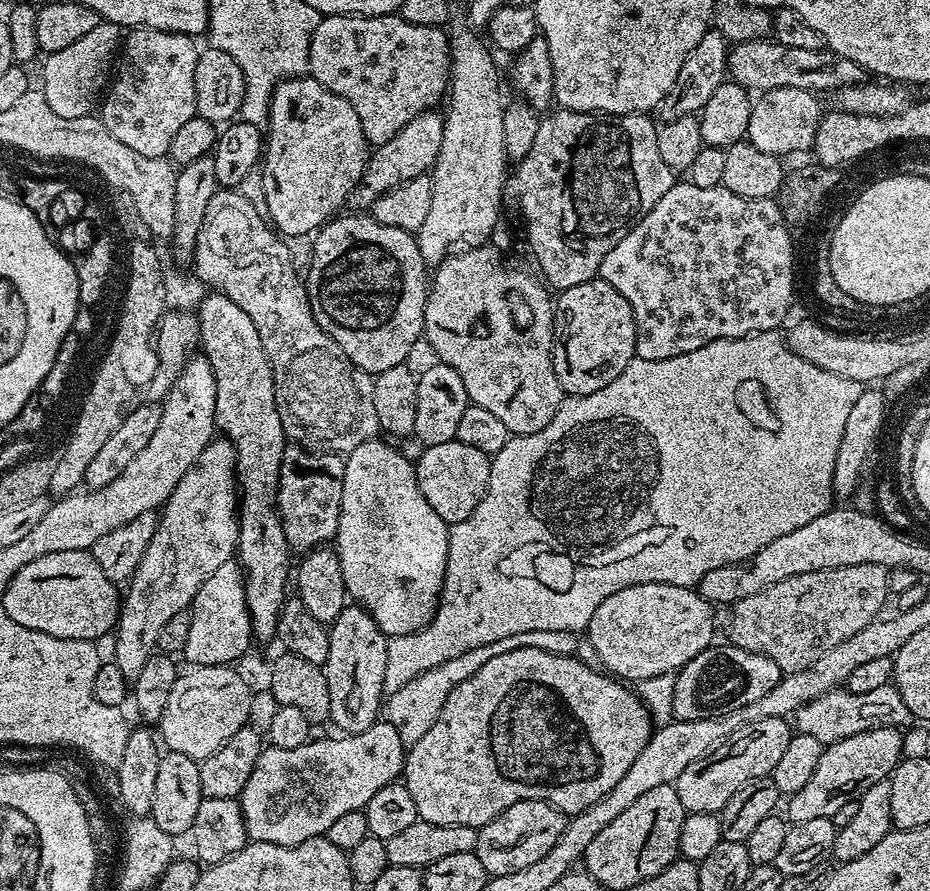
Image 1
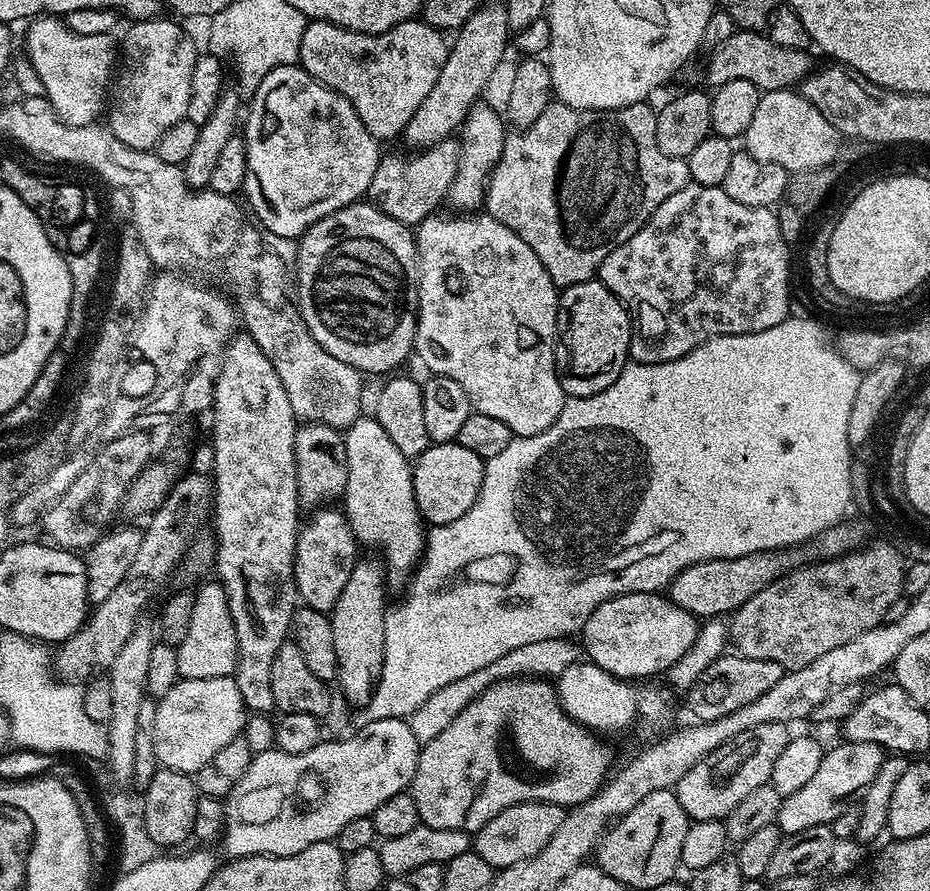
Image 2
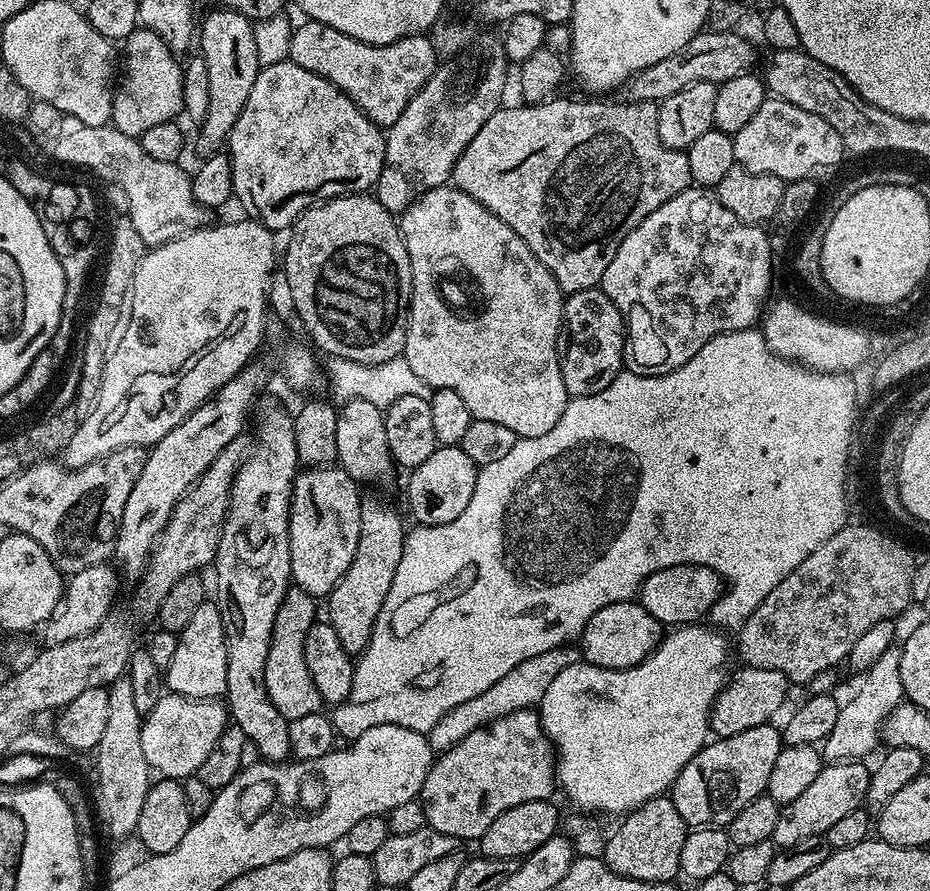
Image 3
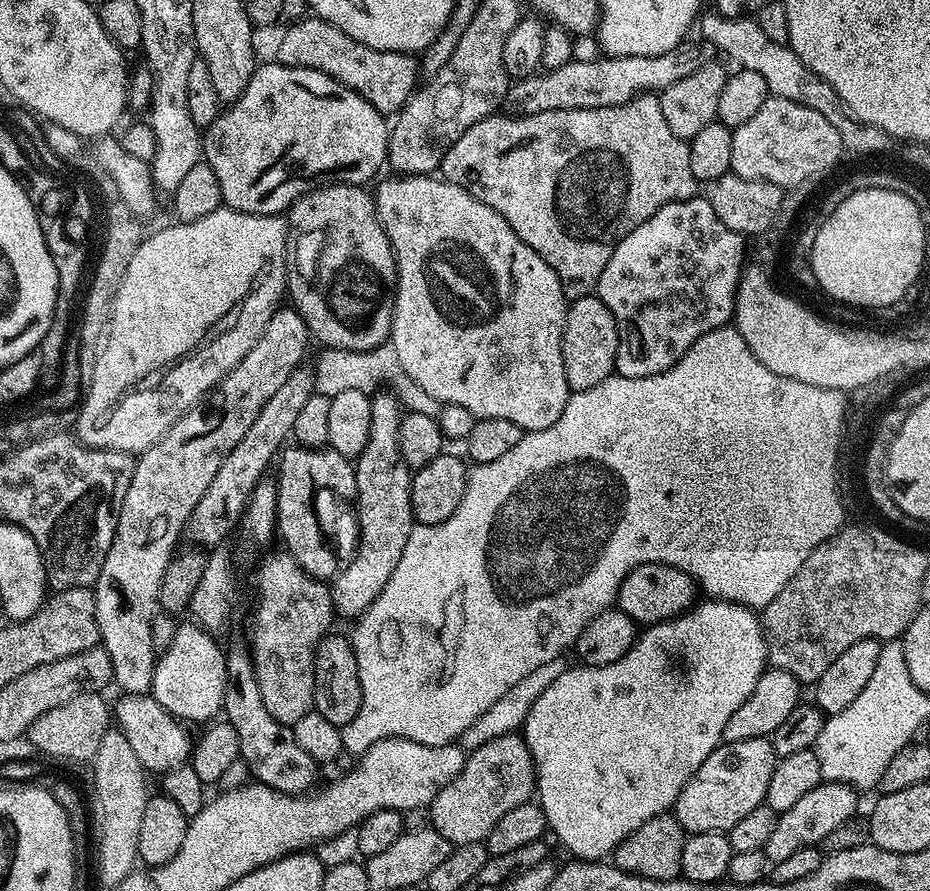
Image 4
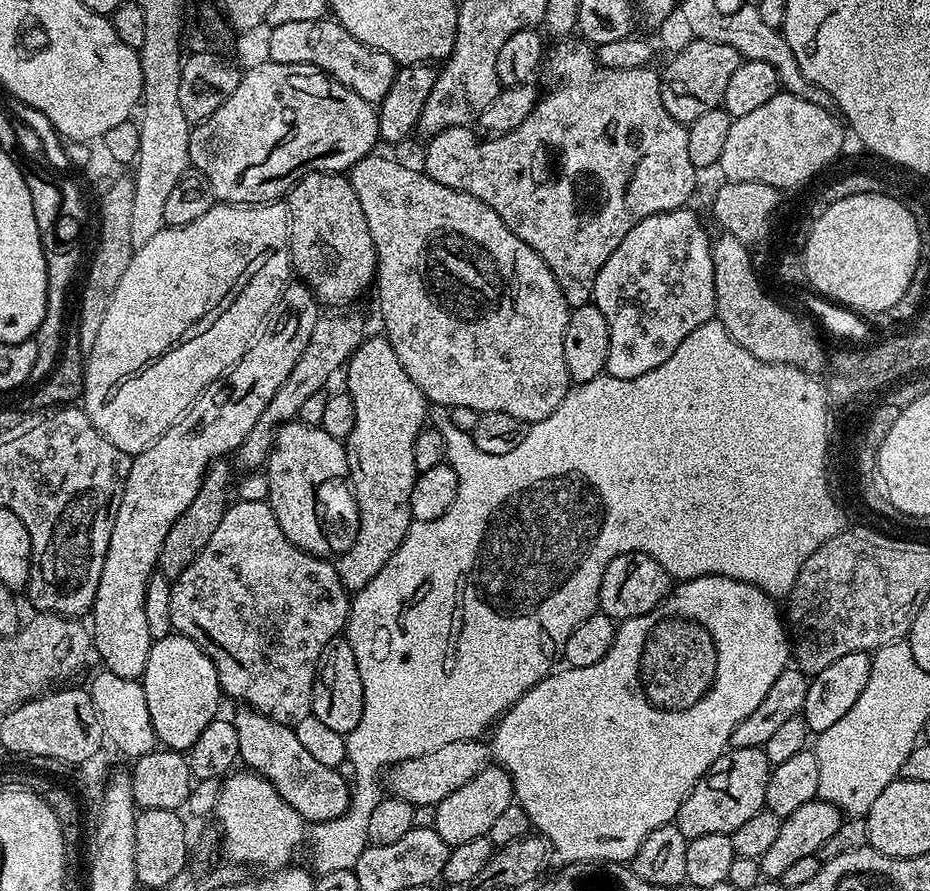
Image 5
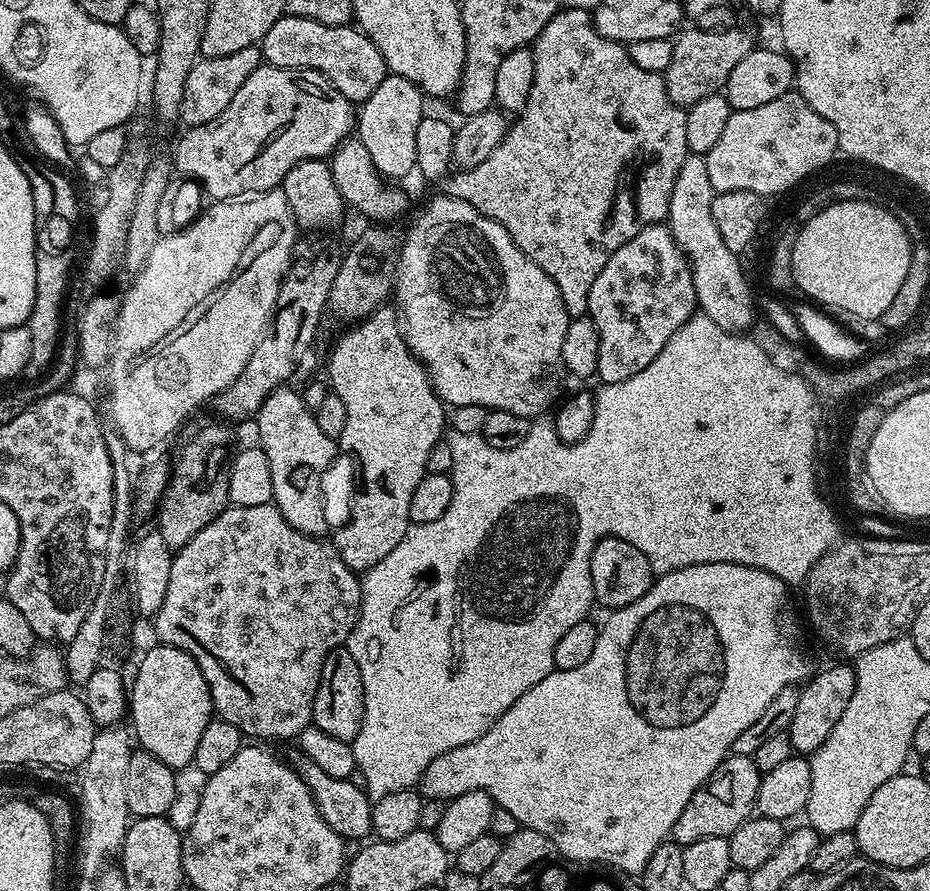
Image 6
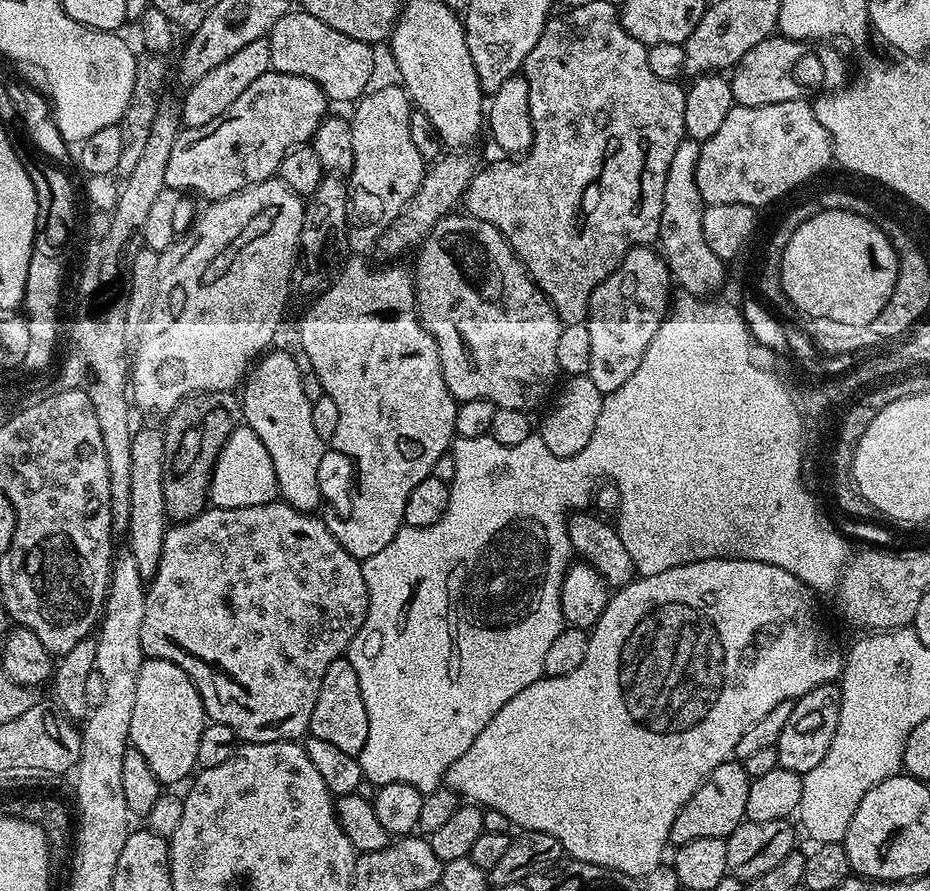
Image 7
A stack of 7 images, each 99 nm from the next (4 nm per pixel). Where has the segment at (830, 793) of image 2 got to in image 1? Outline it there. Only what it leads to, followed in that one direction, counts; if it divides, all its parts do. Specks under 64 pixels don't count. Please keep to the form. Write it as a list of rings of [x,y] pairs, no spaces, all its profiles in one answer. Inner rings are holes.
[[[899,727],[871,728],[827,745],[822,758],[818,758],[818,767],[814,769],[810,782],[787,797],[787,819],[797,824],[810,822],[813,818],[831,818],[841,806],[846,806],[846,802],[859,800],[866,790],[870,790],[870,786],[889,779],[906,752],[904,736],[900,732],[903,731]]]

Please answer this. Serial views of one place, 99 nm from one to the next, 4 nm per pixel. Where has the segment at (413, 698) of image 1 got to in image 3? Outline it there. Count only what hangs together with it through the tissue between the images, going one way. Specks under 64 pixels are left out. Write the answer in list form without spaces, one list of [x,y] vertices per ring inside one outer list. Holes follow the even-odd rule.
[[[564,645],[555,647],[554,650],[546,650],[542,654],[536,654],[533,658],[528,658],[525,662],[520,662],[518,666],[514,666],[508,674],[504,675],[494,682],[488,690],[475,698],[470,698],[461,706],[456,706],[444,715],[438,723],[428,733],[429,744],[433,751],[441,752],[452,748],[457,742],[461,741],[466,735],[472,733],[483,724],[488,724],[498,717],[504,717],[514,710],[535,707],[539,705],[542,697],[545,696],[546,690],[550,688],[550,683],[554,682],[554,678],[566,669],[581,663],[582,653],[579,647],[575,645]]]

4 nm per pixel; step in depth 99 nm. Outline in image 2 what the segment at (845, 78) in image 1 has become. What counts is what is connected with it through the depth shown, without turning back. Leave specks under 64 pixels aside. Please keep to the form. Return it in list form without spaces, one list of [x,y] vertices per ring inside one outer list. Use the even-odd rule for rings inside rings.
[[[744,29],[736,30],[726,42],[715,47],[711,54],[706,66],[706,78],[713,87],[742,80],[754,82],[754,86],[761,93],[783,88],[795,89],[814,68],[814,63],[812,64],[805,49],[778,46],[768,35]]]

